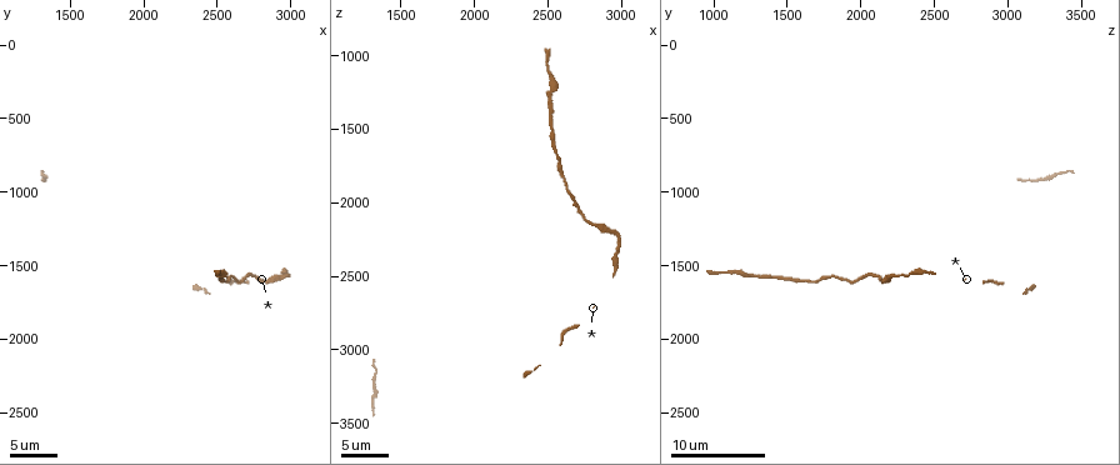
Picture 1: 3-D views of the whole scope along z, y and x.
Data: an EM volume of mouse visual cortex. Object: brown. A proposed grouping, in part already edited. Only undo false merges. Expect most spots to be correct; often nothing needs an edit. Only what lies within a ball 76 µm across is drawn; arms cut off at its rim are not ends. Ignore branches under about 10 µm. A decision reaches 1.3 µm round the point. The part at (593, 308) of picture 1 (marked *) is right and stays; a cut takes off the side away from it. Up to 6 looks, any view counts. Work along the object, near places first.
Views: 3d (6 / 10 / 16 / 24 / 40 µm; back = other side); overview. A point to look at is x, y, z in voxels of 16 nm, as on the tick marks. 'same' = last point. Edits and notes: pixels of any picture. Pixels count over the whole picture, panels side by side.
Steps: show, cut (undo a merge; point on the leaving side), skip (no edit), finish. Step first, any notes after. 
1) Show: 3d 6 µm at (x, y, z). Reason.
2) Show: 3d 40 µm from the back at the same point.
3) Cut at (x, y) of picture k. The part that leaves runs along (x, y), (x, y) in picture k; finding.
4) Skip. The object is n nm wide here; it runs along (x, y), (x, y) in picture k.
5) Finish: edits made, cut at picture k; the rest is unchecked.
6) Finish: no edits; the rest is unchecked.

Show: 3d 6 µm at (2840, 1580, 2160). Calibre changes.

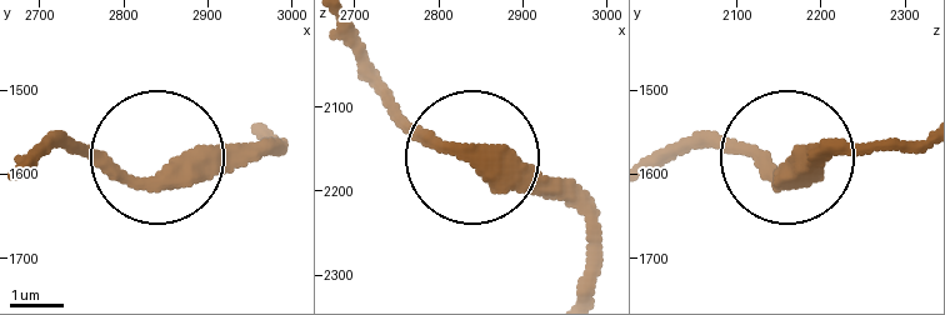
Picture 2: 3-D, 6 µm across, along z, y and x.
Show: 3d 6 µm from the back at (2845, 1605, 2165).

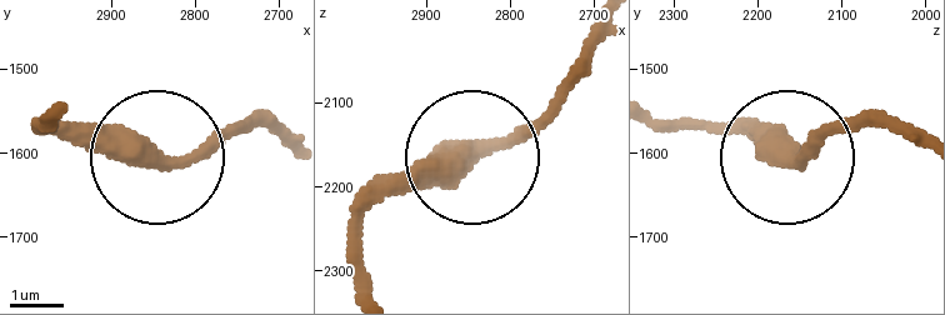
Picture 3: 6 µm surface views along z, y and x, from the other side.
Skip. Continuous, no second cell.

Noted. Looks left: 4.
Show: 3d 16 µm at (2540, 1560, 1380). Thick turns thin.

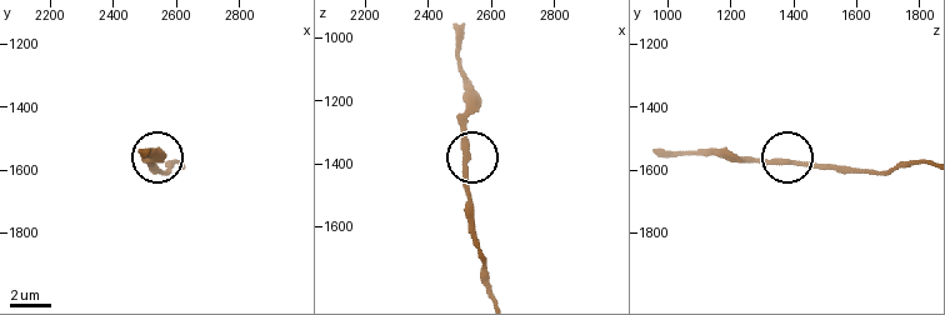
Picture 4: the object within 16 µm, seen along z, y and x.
Skip. All the same cell.

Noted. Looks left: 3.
Show: 3d 10 µm at (2560, 1600, 1660). Narrows sharply.

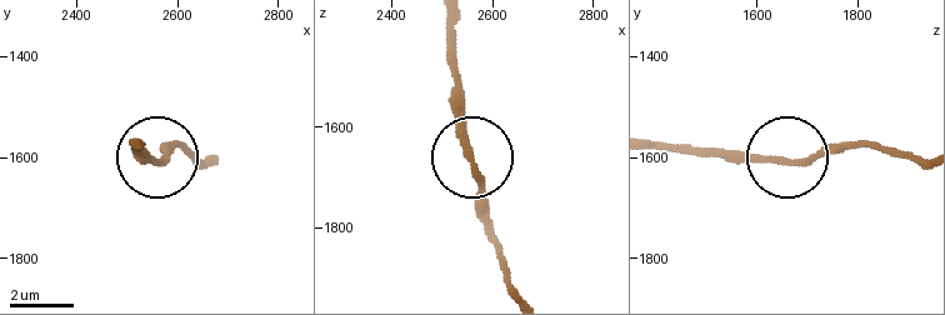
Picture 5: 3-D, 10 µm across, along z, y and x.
Skip. It runs along (918, 159), (869, 146), (796, 163), (686, 154) in picture 5; all the same cell.

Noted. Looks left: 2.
Finish: no edits; the rest is unchecked.

